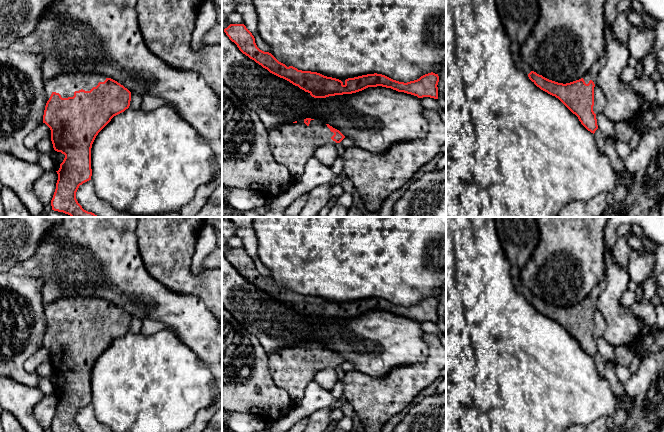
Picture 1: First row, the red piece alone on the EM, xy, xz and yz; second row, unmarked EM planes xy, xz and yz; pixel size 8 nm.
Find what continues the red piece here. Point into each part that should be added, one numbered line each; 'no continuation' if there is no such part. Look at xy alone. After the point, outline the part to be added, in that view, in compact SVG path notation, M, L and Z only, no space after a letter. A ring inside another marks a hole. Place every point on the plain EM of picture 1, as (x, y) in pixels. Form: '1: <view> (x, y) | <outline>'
1: xy (65, 308) | M72 297L58 299L44 308L47 325L53 316L59 317L62 322L73 321L75 315L81 313L90 315L99 306L104 306L105 304L105 300L98 298Z

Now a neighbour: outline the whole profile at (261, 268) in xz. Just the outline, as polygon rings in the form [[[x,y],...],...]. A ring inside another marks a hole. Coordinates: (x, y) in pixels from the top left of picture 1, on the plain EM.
[[[259,258],[254,260],[254,262],[255,267],[260,274],[270,277],[271,271],[262,263],[262,261]]]

